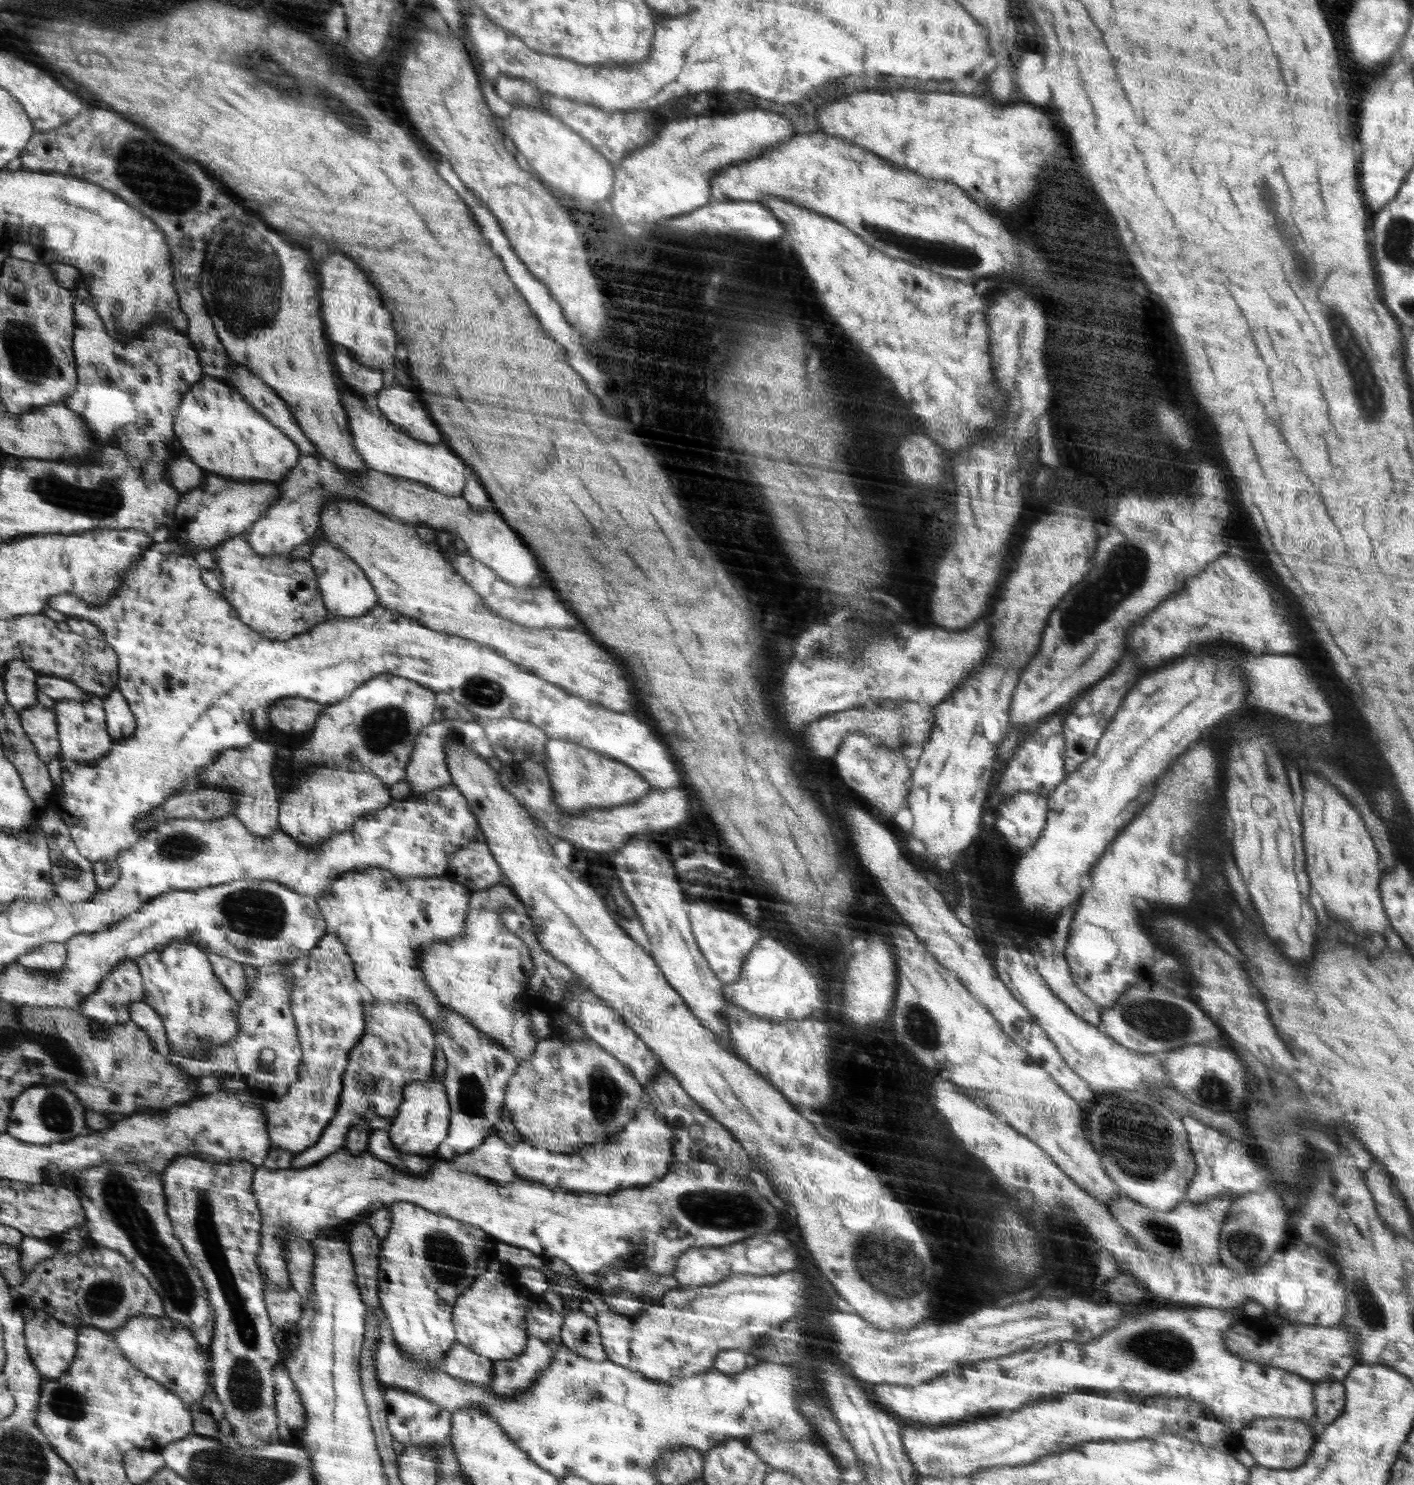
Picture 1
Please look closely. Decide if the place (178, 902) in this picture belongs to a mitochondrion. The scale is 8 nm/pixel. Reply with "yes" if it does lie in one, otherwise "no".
no

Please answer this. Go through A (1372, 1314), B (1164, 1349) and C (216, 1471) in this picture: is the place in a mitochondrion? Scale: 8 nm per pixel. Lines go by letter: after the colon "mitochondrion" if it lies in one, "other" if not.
A: mitochondrion
B: mitochondrion
C: mitochondrion

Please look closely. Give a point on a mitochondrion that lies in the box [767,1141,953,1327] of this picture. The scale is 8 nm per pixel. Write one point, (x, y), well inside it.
(891, 1268)

